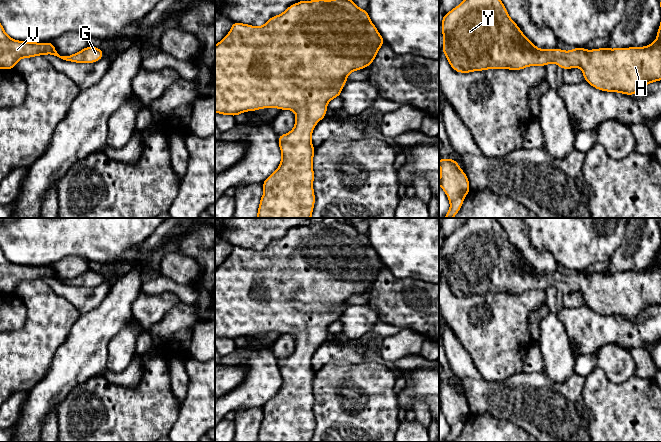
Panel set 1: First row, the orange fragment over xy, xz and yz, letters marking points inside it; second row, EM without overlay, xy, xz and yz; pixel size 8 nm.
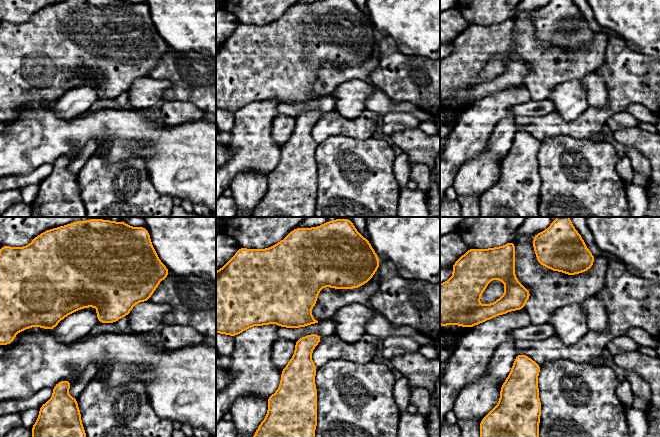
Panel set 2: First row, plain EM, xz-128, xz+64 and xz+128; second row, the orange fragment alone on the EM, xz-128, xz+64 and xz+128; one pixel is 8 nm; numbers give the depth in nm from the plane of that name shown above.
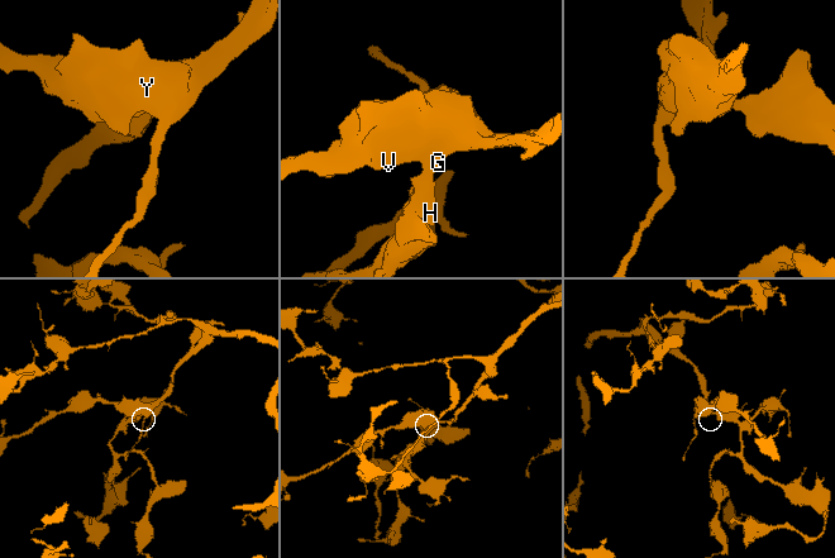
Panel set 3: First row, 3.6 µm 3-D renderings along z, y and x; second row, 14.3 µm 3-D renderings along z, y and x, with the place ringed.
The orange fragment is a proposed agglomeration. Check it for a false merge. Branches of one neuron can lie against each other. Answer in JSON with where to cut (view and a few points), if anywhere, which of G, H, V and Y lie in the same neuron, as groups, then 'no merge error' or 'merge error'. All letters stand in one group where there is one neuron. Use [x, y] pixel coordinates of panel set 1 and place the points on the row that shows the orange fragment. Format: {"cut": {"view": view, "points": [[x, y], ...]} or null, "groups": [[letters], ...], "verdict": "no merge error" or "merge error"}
{"cut": null, "groups": [["G", "H", "V", "Y"]], "verdict": "no merge error"}

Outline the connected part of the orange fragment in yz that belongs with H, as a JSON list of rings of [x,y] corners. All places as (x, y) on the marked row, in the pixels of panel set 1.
[[[463,0],[442,18],[443,49],[450,66],[458,73],[487,69],[521,70],[529,66],[555,63],[563,70],[578,67],[584,80],[606,92],[634,95],[644,86],[661,80],[661,23],[656,40],[643,47],[598,48],[571,51],[559,48],[539,49],[520,30],[501,0]]]

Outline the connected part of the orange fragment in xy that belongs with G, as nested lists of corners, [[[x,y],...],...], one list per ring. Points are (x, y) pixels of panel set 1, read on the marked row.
[[[0,23],[0,69],[15,69],[16,63],[22,58],[31,58],[38,55],[51,54],[68,62],[95,63],[103,58],[100,48],[88,46],[76,54],[60,56],[53,43],[35,43],[17,41],[9,37]]]

